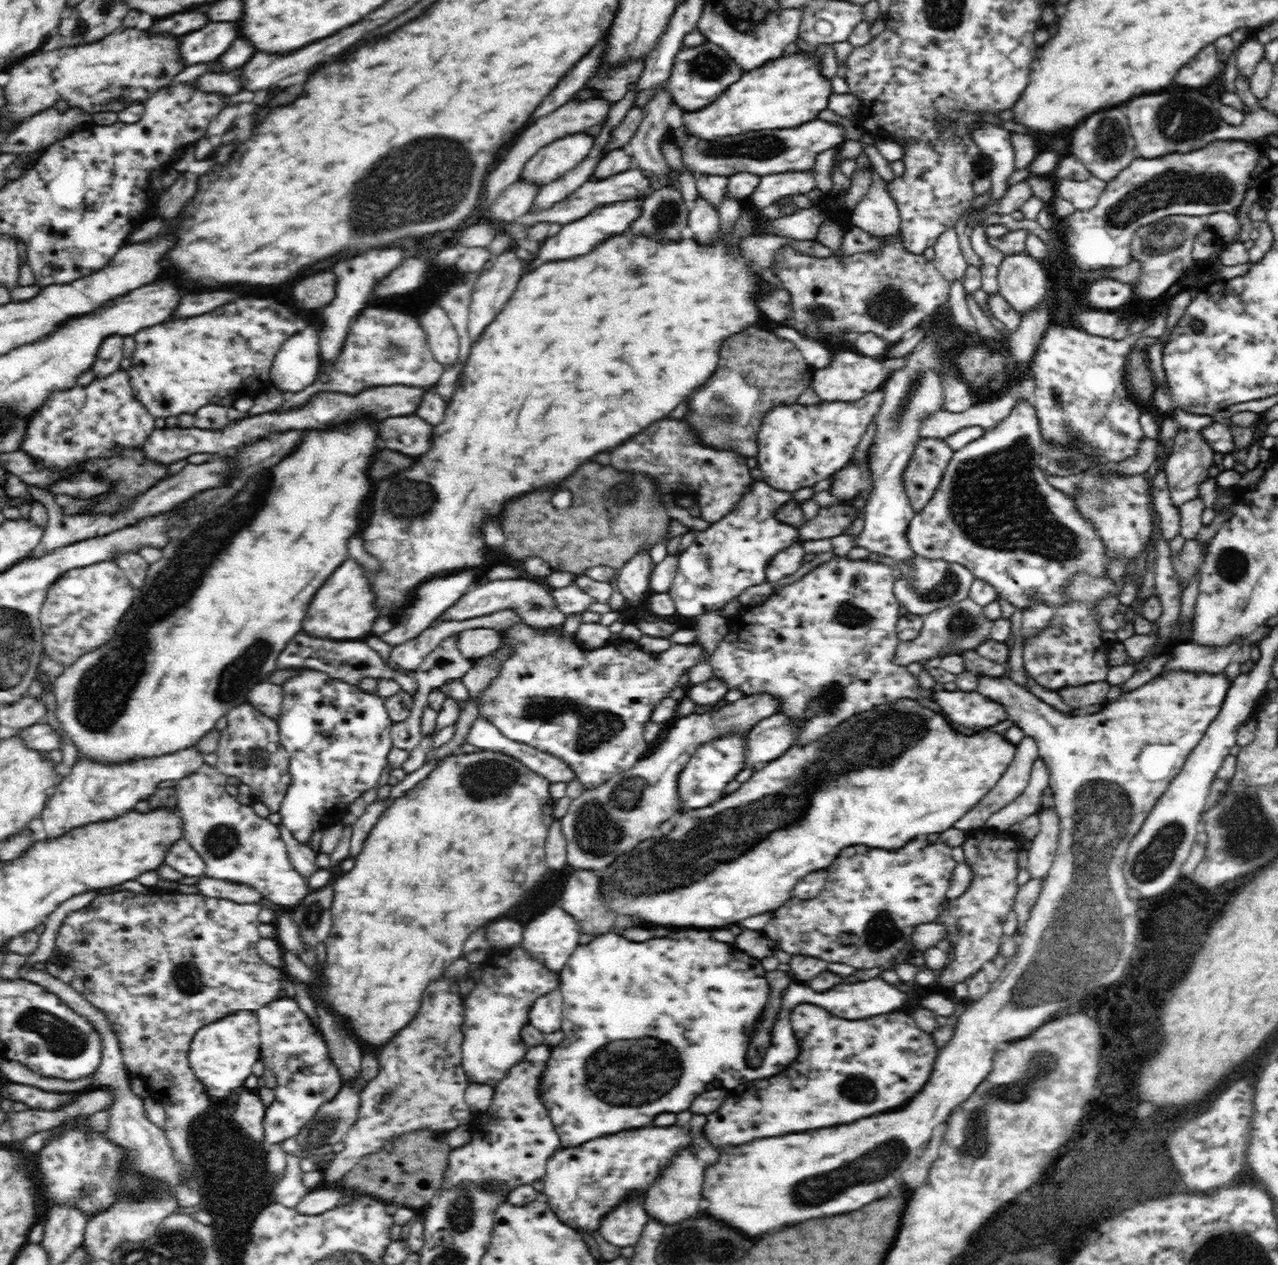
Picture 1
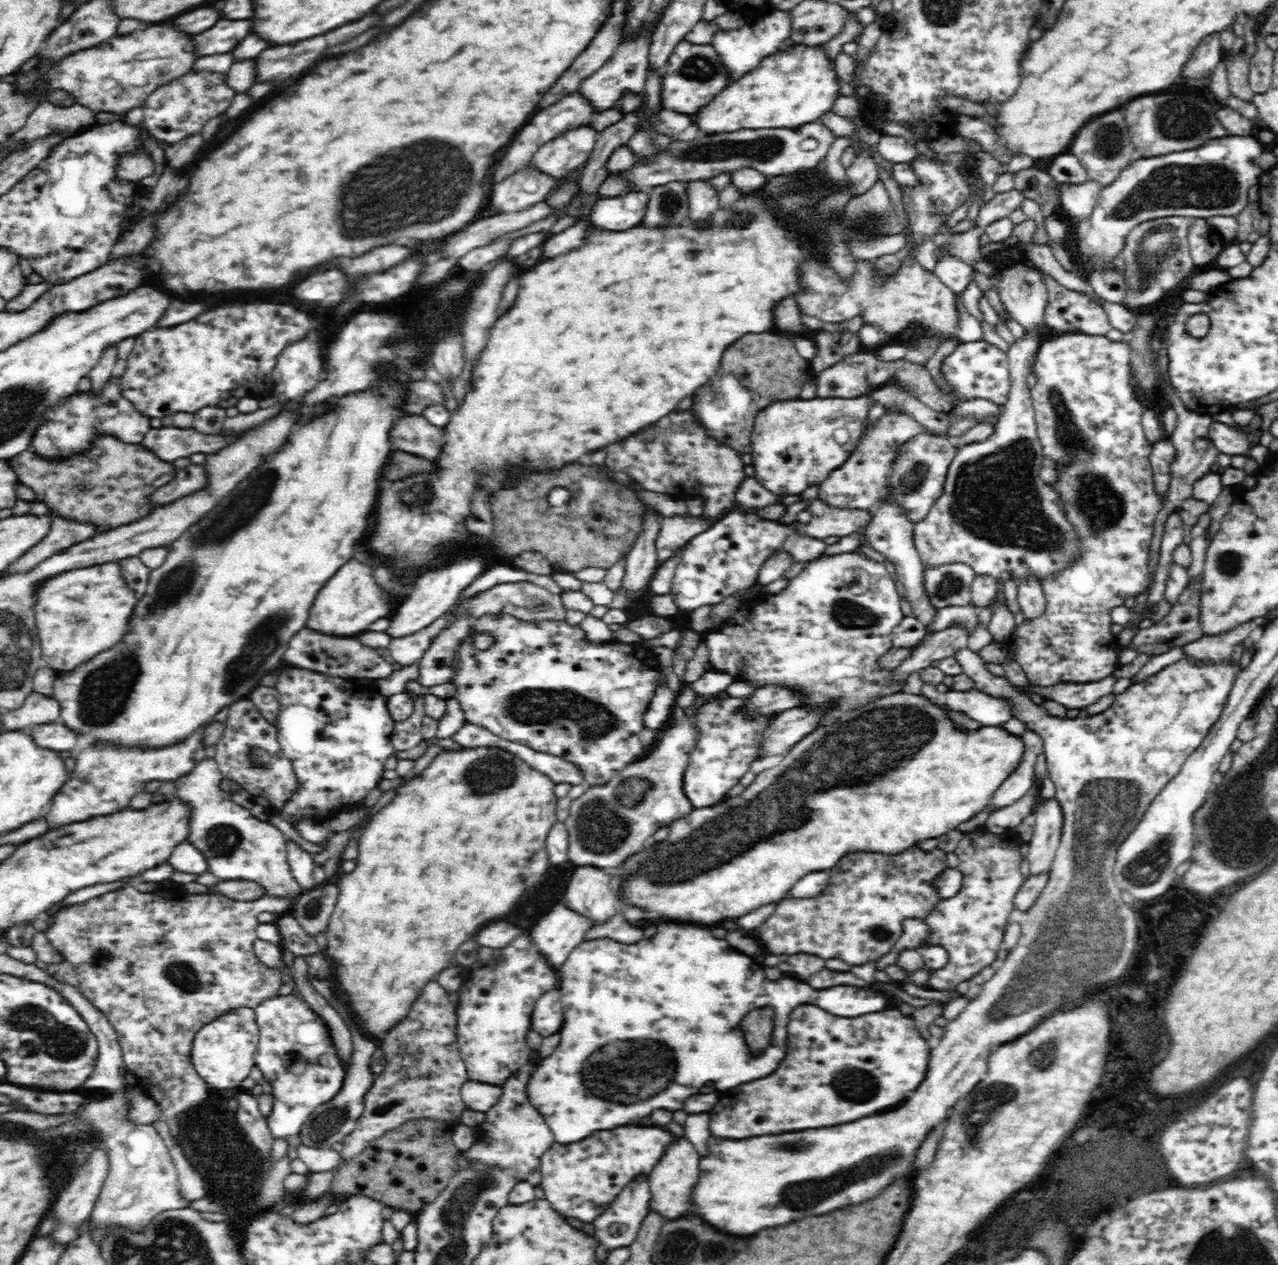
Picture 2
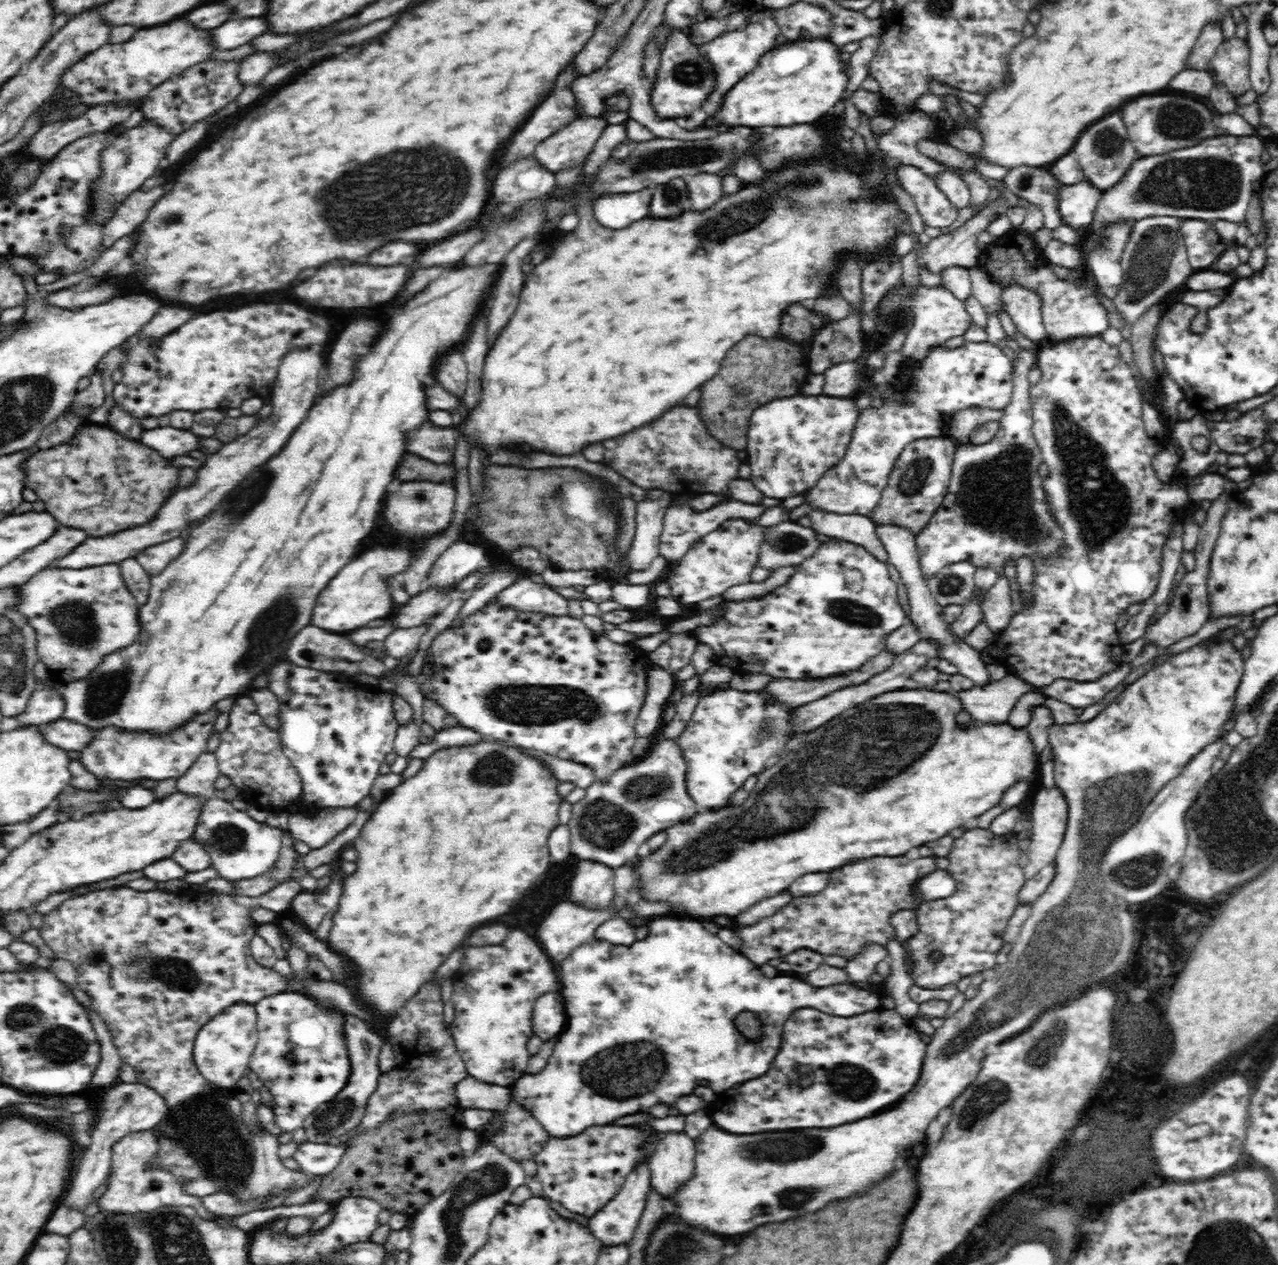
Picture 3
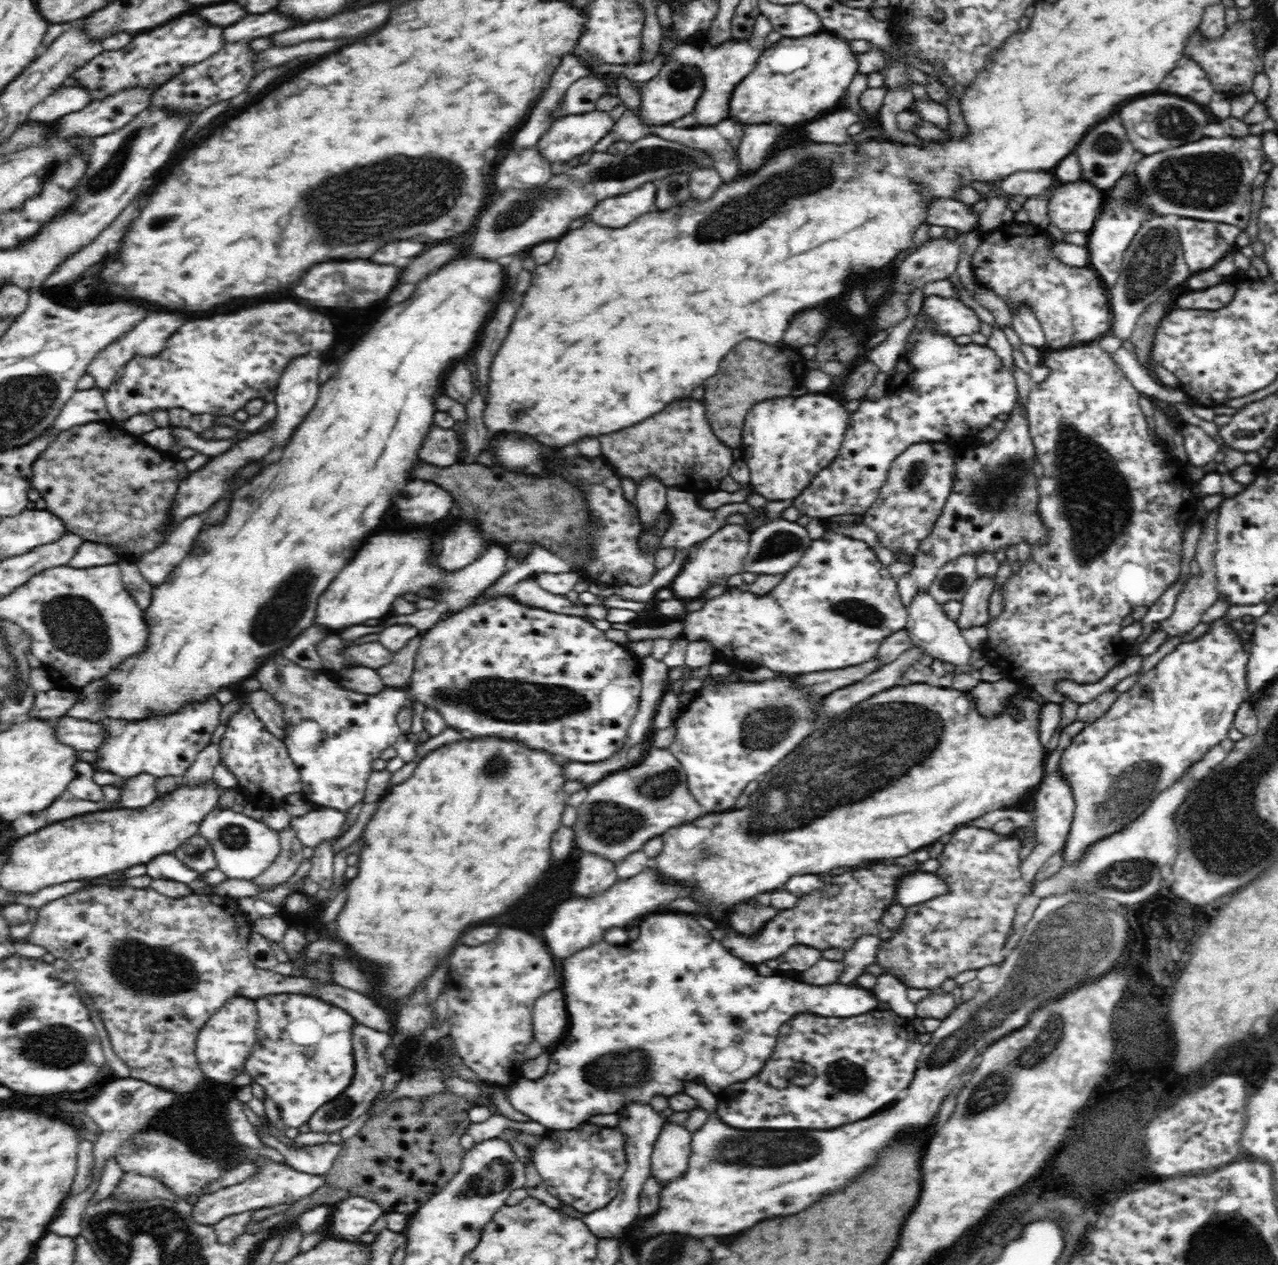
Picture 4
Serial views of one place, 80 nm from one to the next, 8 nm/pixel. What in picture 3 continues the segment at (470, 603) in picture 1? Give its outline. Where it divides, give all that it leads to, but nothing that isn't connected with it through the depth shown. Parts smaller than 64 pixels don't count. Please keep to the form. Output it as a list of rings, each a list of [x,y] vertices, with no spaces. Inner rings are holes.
[[[531,578],[519,579],[500,591],[495,598],[503,606],[522,612],[543,612],[552,616],[569,614],[568,599],[546,584],[533,582]]]

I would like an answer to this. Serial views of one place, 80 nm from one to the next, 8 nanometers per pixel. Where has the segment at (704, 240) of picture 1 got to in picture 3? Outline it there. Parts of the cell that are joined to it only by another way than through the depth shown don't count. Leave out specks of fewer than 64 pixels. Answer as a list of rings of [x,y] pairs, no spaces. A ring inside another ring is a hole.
[[[700,173],[682,178],[689,190],[689,200],[693,210],[706,210],[722,196],[723,184],[718,174]]]

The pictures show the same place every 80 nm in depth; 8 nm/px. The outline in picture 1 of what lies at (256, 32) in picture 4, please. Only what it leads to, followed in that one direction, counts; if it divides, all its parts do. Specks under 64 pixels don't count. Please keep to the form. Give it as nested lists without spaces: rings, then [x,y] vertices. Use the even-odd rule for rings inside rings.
[[[210,22],[202,30],[180,38],[179,58],[183,61],[184,68],[200,62],[210,62],[222,56],[236,38],[238,34],[234,34],[234,24]]]

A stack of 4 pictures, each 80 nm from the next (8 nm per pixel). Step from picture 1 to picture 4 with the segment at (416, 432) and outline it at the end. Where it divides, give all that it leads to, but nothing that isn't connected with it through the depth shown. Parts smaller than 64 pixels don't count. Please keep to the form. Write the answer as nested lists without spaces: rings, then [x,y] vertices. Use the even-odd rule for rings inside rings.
[[[432,424],[424,444],[419,450],[419,460],[426,464],[447,467],[458,462],[458,444],[452,430],[438,428]]]

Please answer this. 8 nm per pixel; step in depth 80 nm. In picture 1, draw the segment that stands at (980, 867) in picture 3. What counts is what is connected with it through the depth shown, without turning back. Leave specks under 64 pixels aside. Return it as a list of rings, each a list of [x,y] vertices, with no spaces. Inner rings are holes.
[[[979,829],[966,833],[966,841],[961,846],[964,863],[970,865],[970,886],[958,898],[947,899],[939,906],[938,917],[933,921],[945,926],[946,934],[942,945],[950,946],[951,960],[942,972],[936,972],[938,984],[952,988],[958,982],[965,982],[978,971],[985,962],[990,962],[999,954],[1002,925],[1012,912],[1015,896],[1019,889],[1017,874],[1018,842],[994,830]]]

